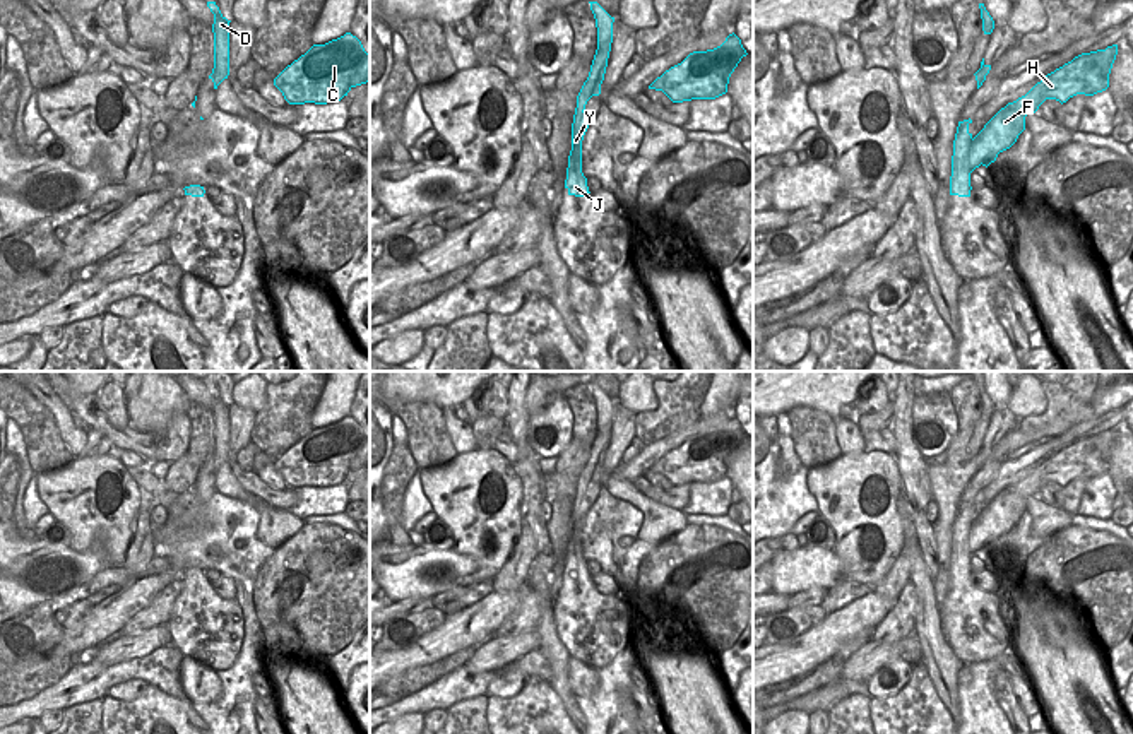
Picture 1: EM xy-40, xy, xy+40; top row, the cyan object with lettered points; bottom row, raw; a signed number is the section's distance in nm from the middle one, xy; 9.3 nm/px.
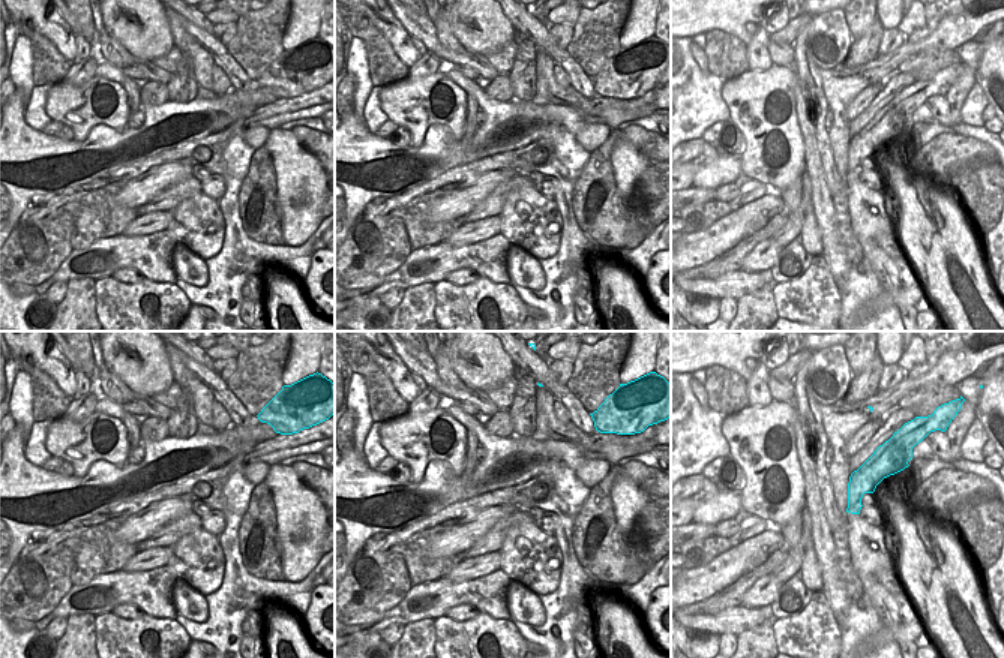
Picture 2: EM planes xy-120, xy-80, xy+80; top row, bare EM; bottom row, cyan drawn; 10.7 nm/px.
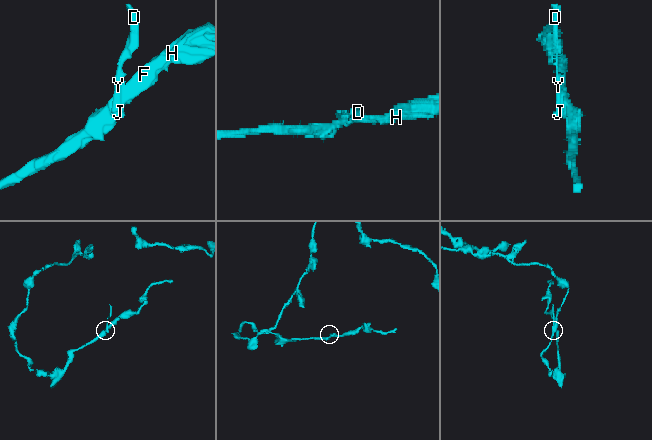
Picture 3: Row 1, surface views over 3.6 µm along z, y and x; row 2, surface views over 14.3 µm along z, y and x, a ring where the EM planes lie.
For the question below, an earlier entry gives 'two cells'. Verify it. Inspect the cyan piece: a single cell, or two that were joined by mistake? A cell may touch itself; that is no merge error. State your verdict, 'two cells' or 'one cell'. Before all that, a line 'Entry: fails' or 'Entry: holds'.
Entry: fails
one cell

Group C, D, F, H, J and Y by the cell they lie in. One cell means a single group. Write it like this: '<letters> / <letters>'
C D F H J Y

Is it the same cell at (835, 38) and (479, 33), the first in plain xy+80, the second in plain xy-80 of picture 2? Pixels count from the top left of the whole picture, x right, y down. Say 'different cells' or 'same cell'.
different cells

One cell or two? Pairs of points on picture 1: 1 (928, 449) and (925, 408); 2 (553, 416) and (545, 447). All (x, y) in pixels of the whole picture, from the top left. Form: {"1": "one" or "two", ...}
{"1": "one", "2": "one"}

